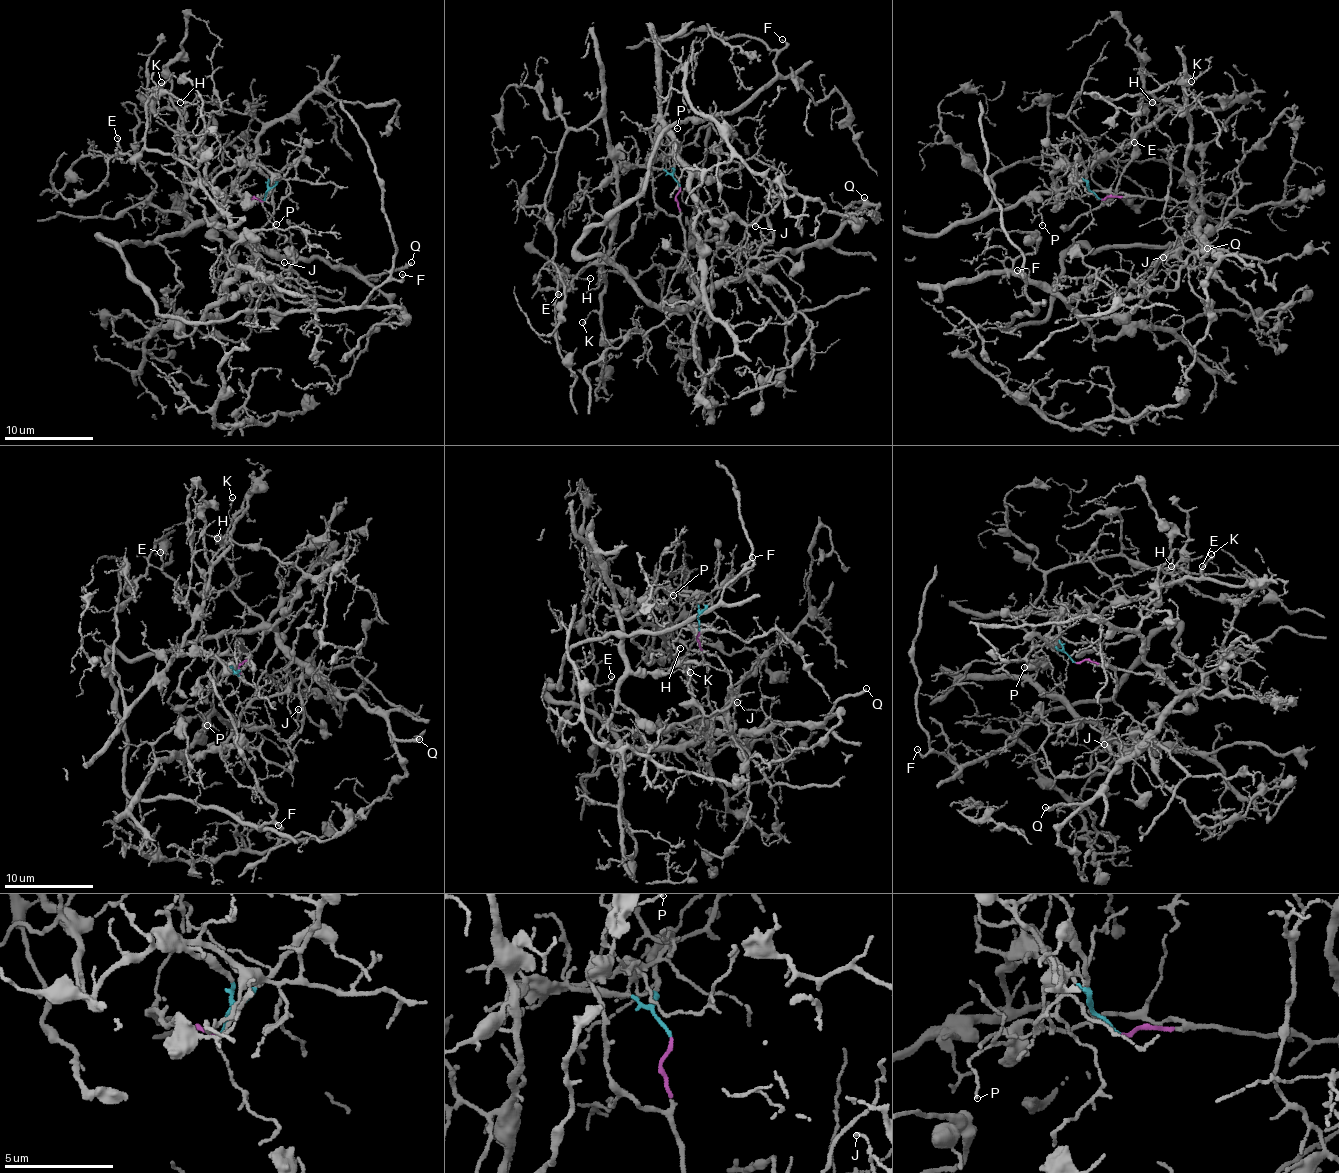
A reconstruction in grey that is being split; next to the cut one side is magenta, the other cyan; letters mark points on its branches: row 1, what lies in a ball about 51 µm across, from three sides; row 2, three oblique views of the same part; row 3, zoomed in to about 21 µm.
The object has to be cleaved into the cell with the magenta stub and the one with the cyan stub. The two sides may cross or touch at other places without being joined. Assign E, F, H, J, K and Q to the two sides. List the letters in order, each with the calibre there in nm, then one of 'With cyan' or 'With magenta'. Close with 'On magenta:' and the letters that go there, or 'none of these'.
E: Thickness 160 nm. With cyan
F: Thickness 190 nm. With magenta
H: Thickness 130 nm. With cyan
J: Thickness 110 nm. With magenta
K: Thickness 120 nm. With cyan
Q: Thickness 280 nm. With magenta
On magenta: F, J, Q

